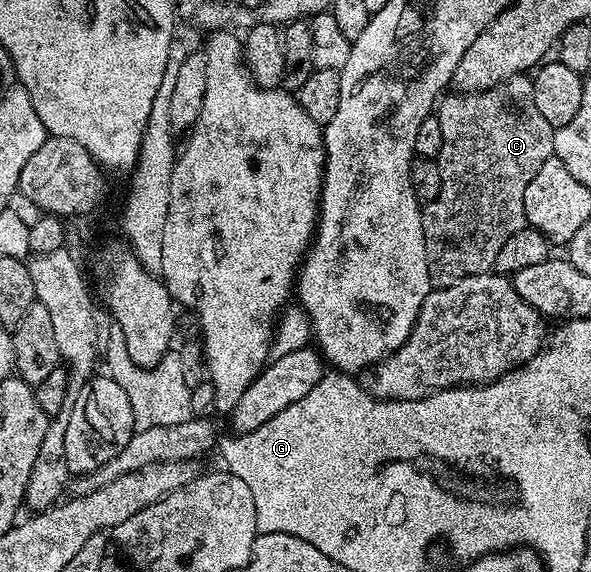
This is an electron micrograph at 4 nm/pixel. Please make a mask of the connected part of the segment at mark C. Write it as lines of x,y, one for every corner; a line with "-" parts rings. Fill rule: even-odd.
531,75
511,76
506,78
506,82
498,82
498,86
490,86
481,92
456,90
453,93
453,96
445,95
439,101
434,112
442,126
442,150
438,157
440,173
442,174
442,190
438,190
438,198
434,198
430,203
423,205
420,214
424,241
426,242
426,266
430,270
430,282
433,288
444,288
462,278
470,278
483,272
493,271
494,258
498,258
498,250
502,250
502,245
513,234
518,234
518,230
526,227
526,206
524,203
526,202
526,186
530,182
530,178
534,178
534,174
538,174
538,170
542,170
542,166
547,160
553,159
554,129
550,126
550,122
546,122
546,118
542,118
538,106
534,106
534,86

